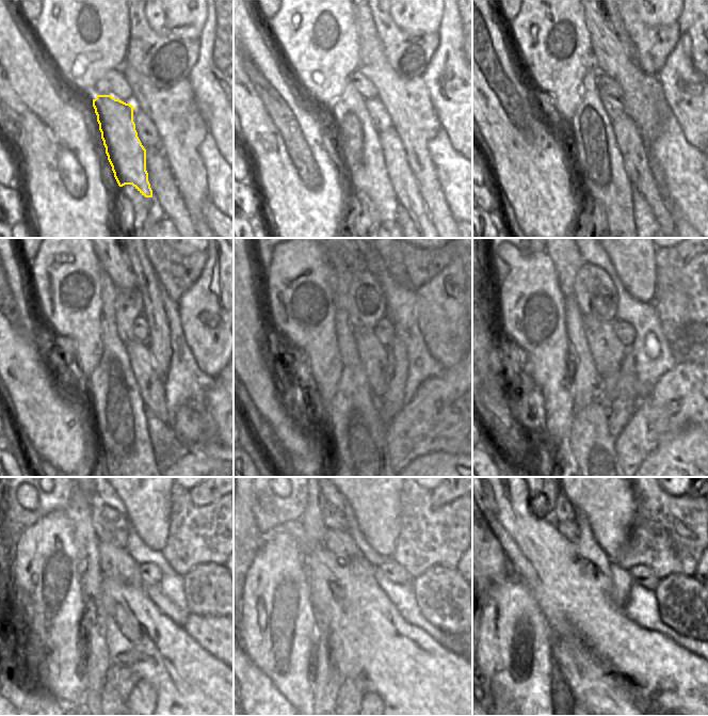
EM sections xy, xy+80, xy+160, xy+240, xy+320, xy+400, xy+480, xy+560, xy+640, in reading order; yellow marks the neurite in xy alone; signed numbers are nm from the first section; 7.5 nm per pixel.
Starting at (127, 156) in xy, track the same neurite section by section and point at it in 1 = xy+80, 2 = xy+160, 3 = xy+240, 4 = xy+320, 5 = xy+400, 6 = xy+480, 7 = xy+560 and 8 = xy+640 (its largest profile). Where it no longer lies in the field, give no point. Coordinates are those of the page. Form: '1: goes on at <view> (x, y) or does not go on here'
1: goes on at xy+80 (359, 154)
2: goes on at xy+160 (598, 163)
3: goes on at xy+240 (116, 409)
4: goes on at xy+320 (356, 440)
5: goes on at xy+400 (593, 447)
6: goes on at xy+480 (109, 694)
7: does not go on here
8: does not go on here

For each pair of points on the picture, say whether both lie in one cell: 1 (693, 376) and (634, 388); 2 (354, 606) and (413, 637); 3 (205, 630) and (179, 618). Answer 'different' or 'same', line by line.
1: different
2: same
3: different

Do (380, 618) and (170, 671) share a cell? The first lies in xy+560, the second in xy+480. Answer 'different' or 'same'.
same

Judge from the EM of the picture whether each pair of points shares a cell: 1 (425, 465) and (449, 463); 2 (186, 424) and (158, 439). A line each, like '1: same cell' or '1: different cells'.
1: same cell
2: different cells

